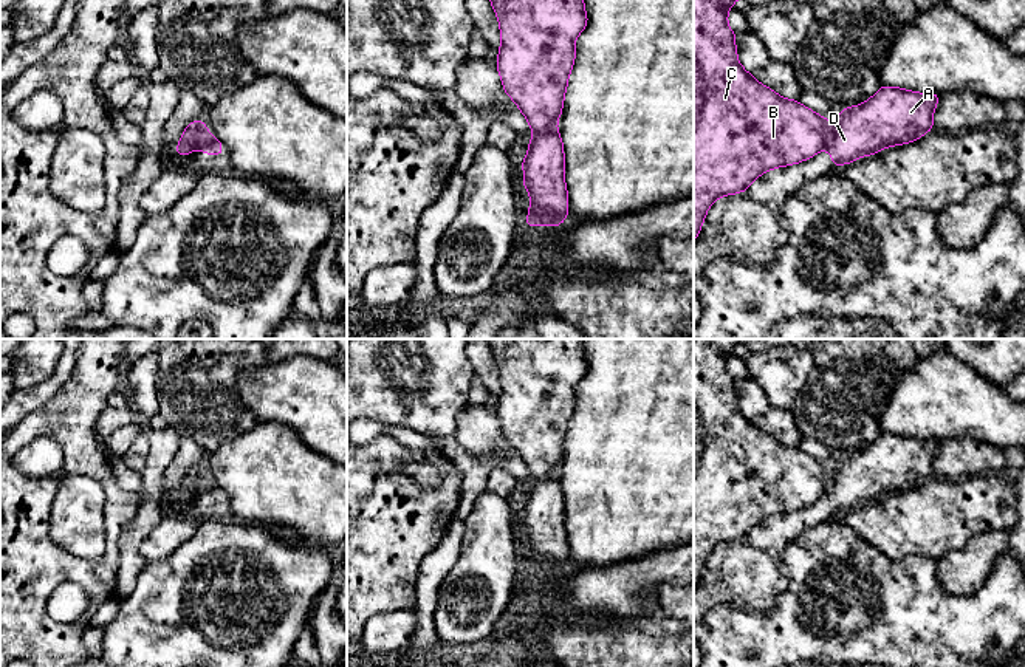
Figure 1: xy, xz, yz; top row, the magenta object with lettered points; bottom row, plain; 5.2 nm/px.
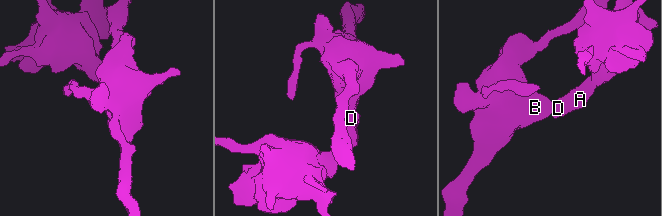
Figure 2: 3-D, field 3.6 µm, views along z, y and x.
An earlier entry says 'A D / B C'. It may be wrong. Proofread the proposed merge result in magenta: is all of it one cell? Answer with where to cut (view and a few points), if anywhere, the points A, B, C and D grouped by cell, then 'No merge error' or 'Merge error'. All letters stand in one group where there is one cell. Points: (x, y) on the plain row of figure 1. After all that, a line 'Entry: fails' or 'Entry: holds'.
No split. Groups: A B C D. No merge error
Entry: fails

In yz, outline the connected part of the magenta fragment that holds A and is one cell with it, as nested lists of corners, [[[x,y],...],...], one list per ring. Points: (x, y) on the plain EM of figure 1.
[[[694,339],[694,590],[708,556],[717,545],[746,539],[751,529],[768,517],[799,511],[813,505],[821,495],[830,498],[831,509],[839,514],[892,492],[918,487],[924,480],[934,477],[932,461],[940,446],[938,440],[917,440],[881,432],[869,447],[841,457],[831,469],[796,446],[785,446],[756,427],[740,412],[735,379],[728,373],[728,357],[737,345],[746,345],[749,340]]]

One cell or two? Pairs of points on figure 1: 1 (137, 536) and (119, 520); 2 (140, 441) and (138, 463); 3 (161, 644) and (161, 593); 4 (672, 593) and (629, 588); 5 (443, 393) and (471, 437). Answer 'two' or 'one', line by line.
1: two
2: one
3: one
4: two
5: two

